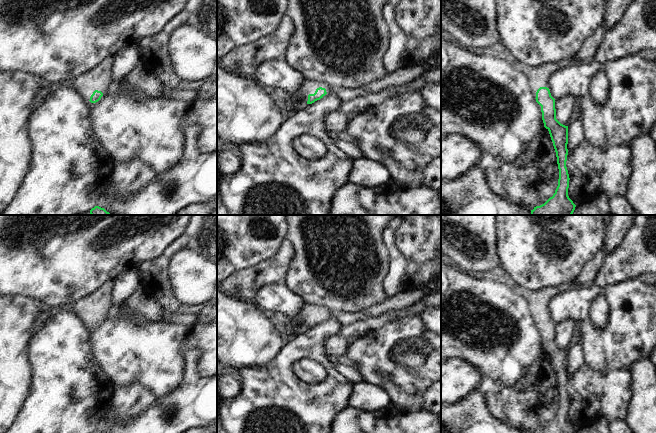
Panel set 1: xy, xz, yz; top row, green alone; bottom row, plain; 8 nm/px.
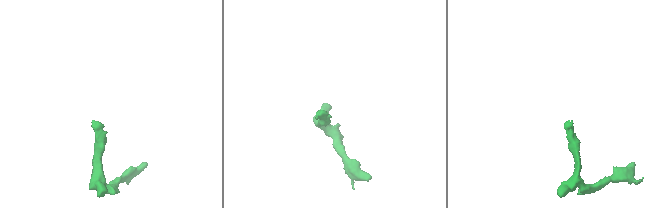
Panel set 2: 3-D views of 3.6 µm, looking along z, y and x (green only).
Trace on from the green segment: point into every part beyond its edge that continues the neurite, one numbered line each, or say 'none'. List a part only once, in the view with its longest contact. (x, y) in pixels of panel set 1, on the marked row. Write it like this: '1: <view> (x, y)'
1: xz (307, 86).

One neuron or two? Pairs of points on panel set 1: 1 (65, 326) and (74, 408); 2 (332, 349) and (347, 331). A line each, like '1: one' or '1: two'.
1: one
2: two

